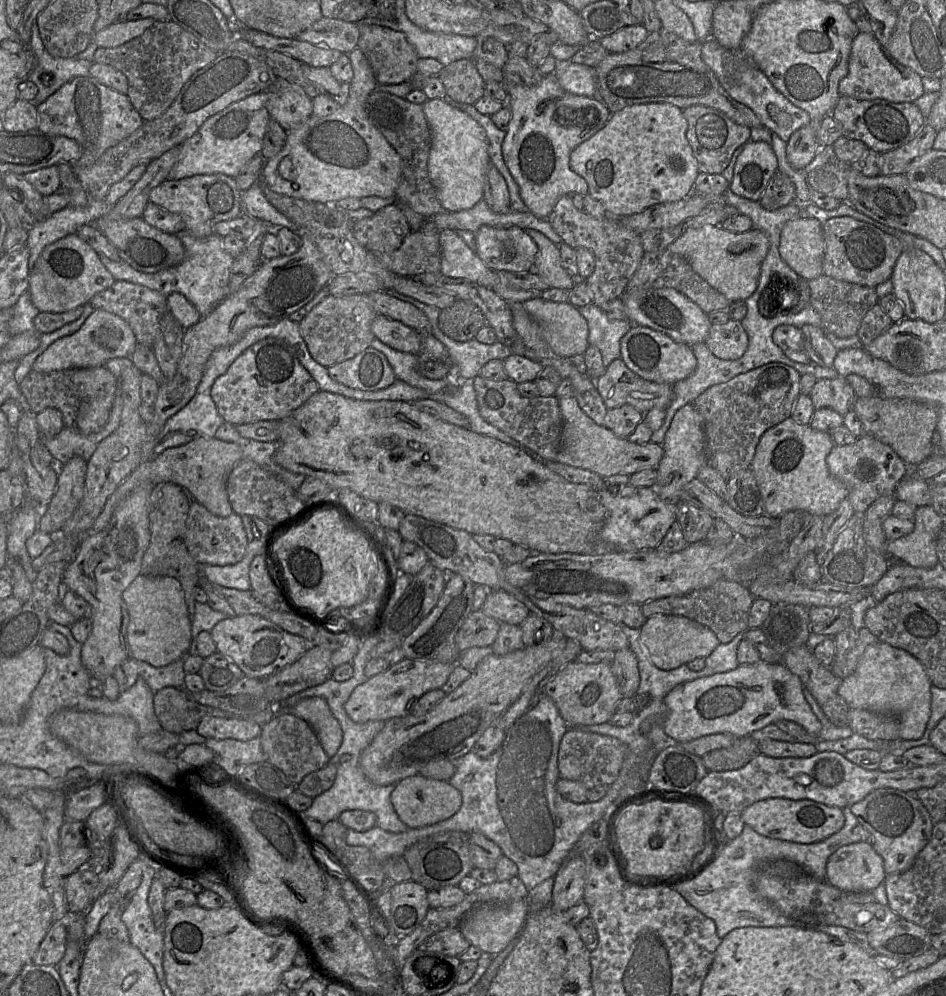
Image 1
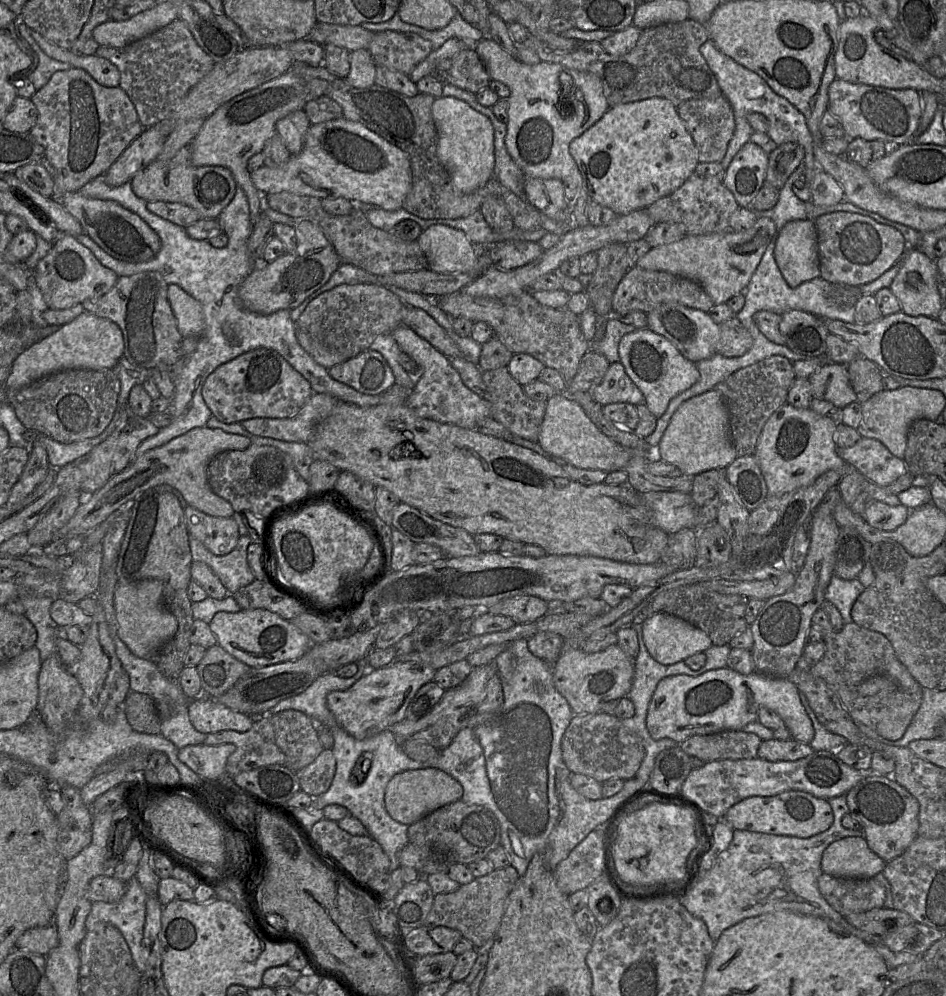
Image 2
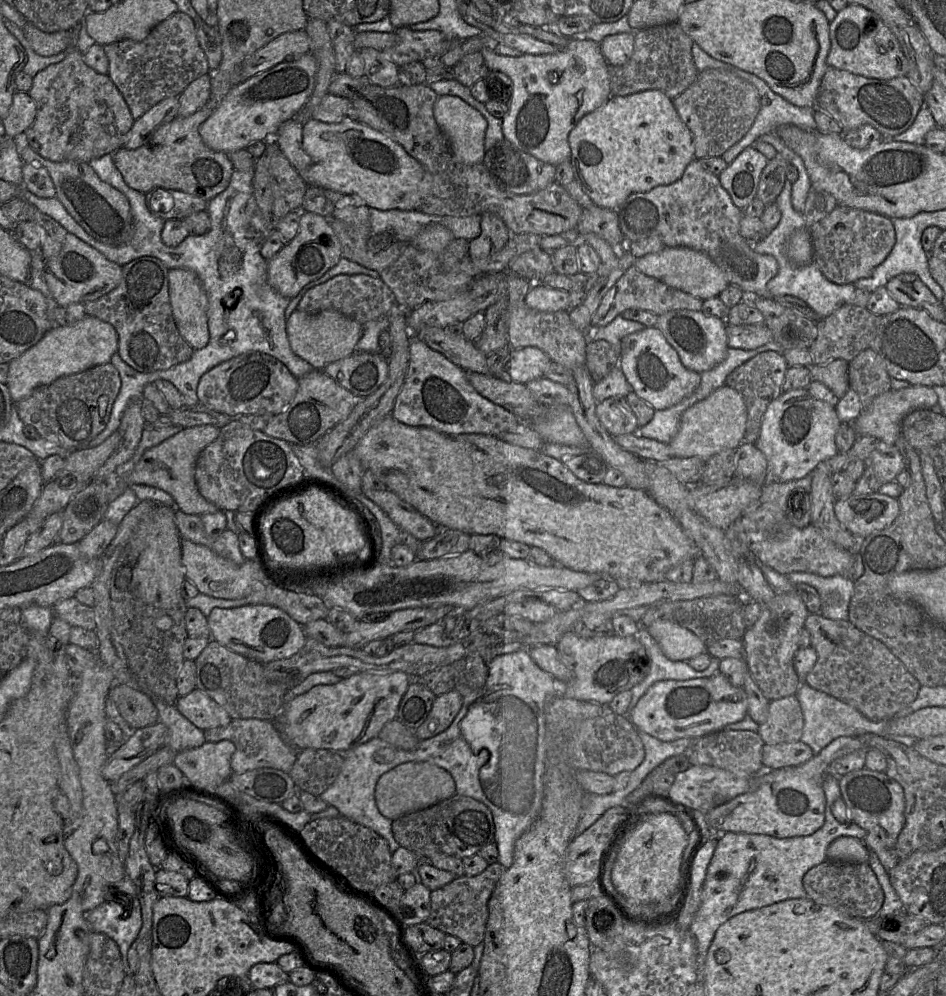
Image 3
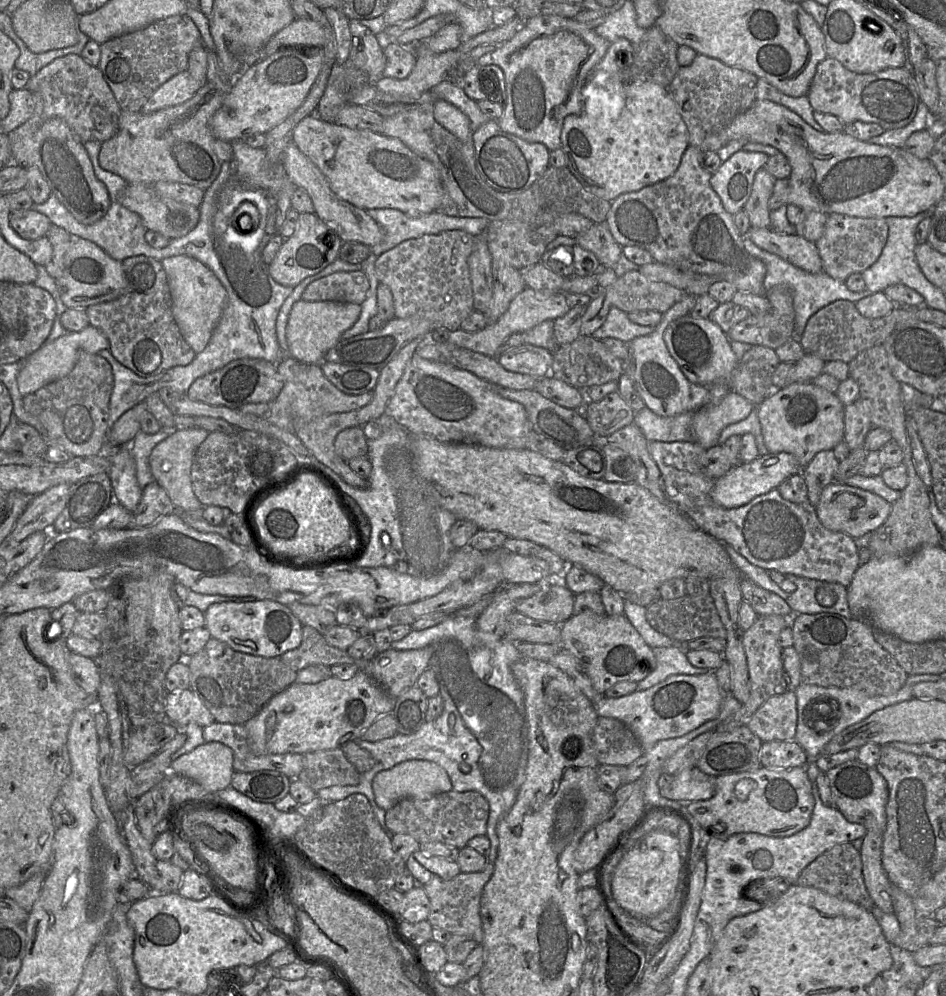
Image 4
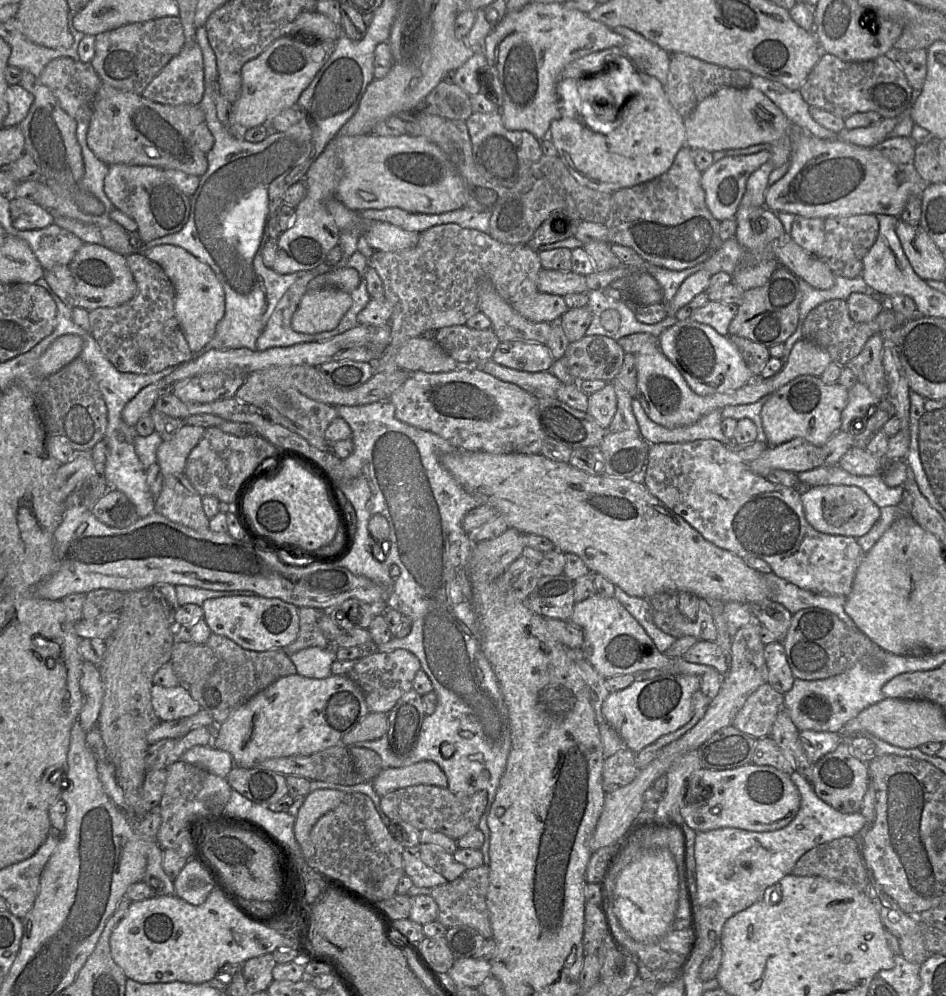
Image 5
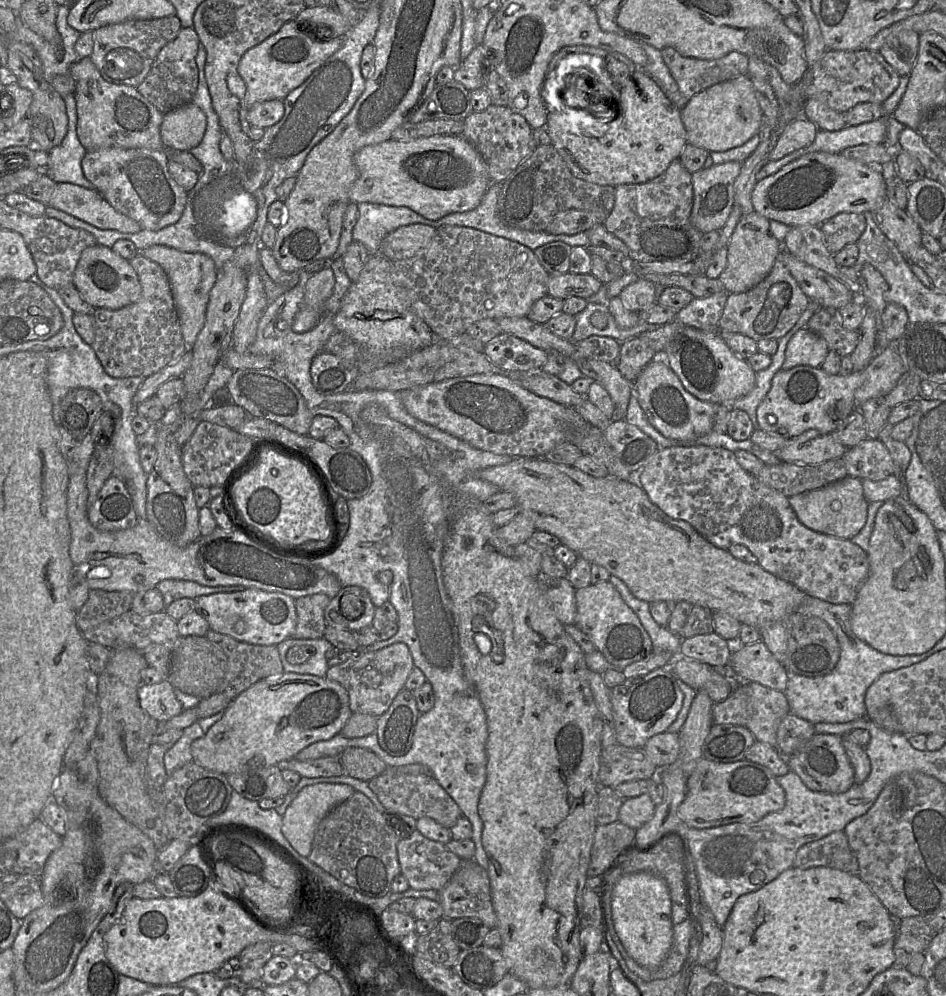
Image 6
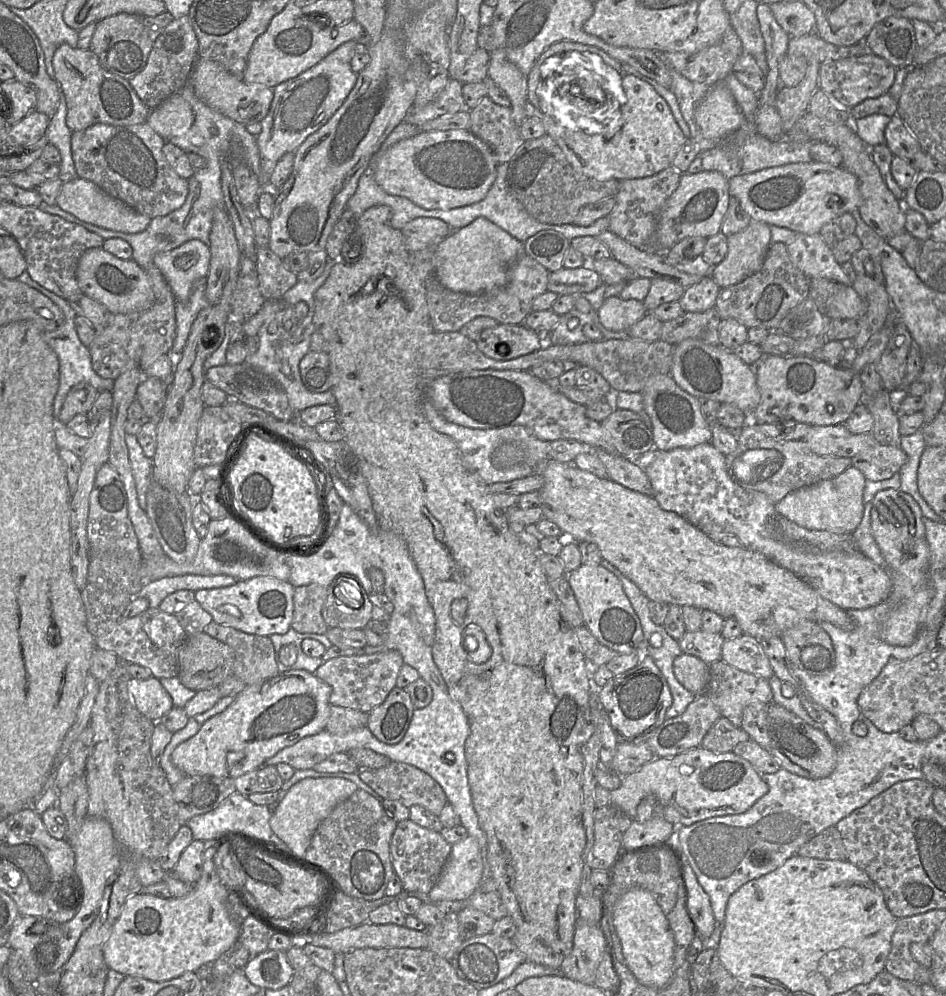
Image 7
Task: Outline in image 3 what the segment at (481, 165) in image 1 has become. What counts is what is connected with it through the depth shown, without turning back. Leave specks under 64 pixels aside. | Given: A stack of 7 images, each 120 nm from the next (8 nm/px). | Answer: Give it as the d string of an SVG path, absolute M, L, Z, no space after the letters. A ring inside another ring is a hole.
M450 95L437 98L433 114L455 157L465 164L482 163L487 129L484 116L461 98Z

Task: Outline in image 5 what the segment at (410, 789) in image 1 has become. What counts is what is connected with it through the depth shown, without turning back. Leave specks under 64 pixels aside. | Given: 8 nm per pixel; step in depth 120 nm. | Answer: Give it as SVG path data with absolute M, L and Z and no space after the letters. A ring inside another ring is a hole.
M429 760L405 767L383 769L371 782L379 797L408 786L424 784L447 788L448 784L442 769Z

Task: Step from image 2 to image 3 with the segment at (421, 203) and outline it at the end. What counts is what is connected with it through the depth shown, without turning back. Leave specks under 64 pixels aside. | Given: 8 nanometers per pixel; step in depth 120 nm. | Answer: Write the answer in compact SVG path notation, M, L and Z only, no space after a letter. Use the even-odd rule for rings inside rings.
M369 84L350 99L357 111L358 122L395 140L431 175L431 190L417 210L428 215L453 217L481 215L485 212L494 213L504 221L512 235L525 233L533 233L540 236L560 235L577 228L583 214L583 208L557 182L553 182L546 188L528 195L507 193L496 186L482 163L465 164L458 160L445 134L437 125L434 118L433 108L438 97L428 84L399 84L389 88Z

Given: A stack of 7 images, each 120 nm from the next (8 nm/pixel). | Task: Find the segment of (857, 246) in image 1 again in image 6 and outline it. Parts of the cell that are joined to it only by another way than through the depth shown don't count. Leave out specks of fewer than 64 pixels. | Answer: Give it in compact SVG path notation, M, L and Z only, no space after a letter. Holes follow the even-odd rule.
M839 213L821 226L827 249L835 255L847 244L857 243L866 227L865 216L860 213Z

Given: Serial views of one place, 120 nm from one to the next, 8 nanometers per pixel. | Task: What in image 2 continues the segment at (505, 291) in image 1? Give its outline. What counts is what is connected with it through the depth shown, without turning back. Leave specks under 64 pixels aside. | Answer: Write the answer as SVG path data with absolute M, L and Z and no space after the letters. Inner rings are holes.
M435 224L423 230L416 241L431 270L442 274L481 274L475 246L462 230Z

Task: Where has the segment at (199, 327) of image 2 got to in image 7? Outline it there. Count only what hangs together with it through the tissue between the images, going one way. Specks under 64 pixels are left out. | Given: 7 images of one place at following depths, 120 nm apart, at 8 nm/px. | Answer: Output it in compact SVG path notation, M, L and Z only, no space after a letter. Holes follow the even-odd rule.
M193 239L168 252L157 253L153 263L162 272L176 302L187 302L194 283L208 275L210 249Z

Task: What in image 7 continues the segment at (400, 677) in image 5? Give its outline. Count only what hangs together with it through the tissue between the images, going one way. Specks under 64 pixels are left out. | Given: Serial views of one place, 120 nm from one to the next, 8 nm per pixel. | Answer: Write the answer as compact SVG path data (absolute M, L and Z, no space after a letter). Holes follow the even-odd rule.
M387 650L372 654L332 658L323 662L314 674L330 685L330 705L370 713L383 703L391 690L396 687L397 677L403 664L400 652Z

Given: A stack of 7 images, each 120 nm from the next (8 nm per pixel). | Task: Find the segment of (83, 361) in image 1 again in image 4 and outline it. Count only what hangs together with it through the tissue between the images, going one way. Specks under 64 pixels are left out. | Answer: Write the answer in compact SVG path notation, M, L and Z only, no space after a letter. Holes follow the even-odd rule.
M88 325L81 331L67 332L52 342L44 343L23 360L17 377L18 389L23 396L31 394L50 382L69 374L80 354L98 354L100 350L109 349L109 346L110 343L105 334L92 325Z

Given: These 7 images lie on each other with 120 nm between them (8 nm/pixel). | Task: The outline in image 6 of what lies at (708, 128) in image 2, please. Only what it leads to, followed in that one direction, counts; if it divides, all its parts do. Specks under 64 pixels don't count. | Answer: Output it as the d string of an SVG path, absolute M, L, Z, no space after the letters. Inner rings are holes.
M666 47L661 50L661 55L686 101L717 83L746 75L748 72L749 57L739 52L704 60L684 57L674 48Z

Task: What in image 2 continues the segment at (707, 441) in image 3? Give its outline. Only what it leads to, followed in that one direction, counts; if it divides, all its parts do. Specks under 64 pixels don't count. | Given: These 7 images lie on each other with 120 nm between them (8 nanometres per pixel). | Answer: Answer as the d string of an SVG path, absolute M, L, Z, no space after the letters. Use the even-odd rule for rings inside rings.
M711 389L685 401L676 410L664 435L655 448L655 454L663 461L678 467L683 475L696 476L711 469L726 469L737 457L730 431L730 417L725 400L720 392Z

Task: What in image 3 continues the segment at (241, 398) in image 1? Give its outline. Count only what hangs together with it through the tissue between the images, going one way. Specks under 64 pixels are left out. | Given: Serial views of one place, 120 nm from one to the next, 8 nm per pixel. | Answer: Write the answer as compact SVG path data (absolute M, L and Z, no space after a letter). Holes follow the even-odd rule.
M249 352L222 362L204 373L197 386L197 397L206 411L231 418L240 415L277 414L286 409L296 395L298 379L276 358Z

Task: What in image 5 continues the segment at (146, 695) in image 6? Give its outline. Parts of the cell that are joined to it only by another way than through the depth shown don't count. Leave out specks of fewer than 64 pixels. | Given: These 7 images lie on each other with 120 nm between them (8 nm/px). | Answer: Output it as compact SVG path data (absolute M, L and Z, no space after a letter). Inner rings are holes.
M154 684L151 688L151 702L160 721L185 719L202 709L183 684L174 687Z

